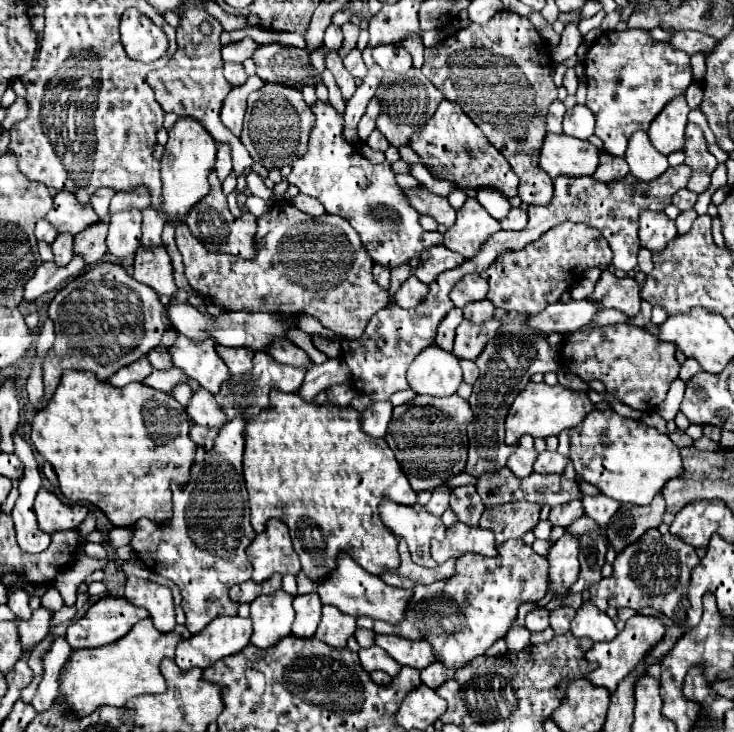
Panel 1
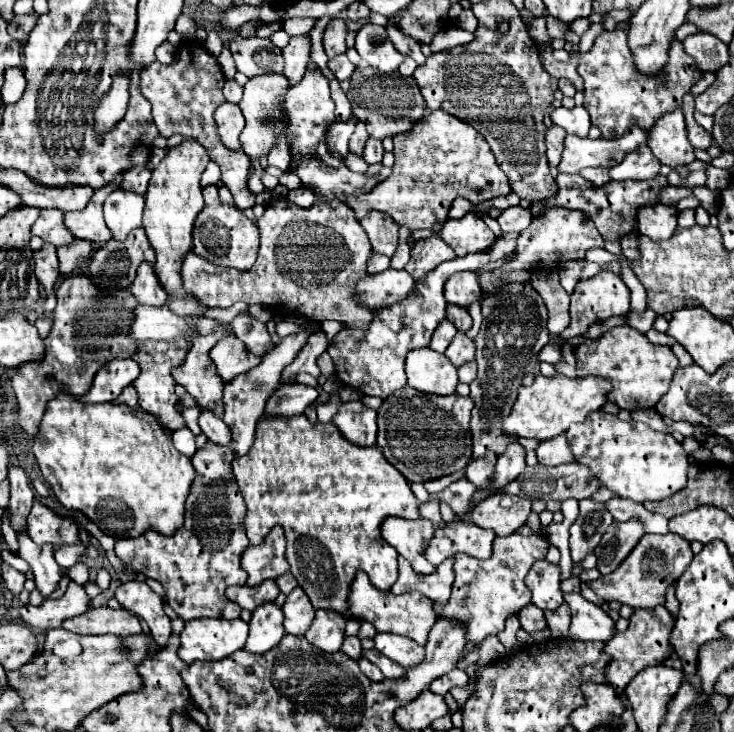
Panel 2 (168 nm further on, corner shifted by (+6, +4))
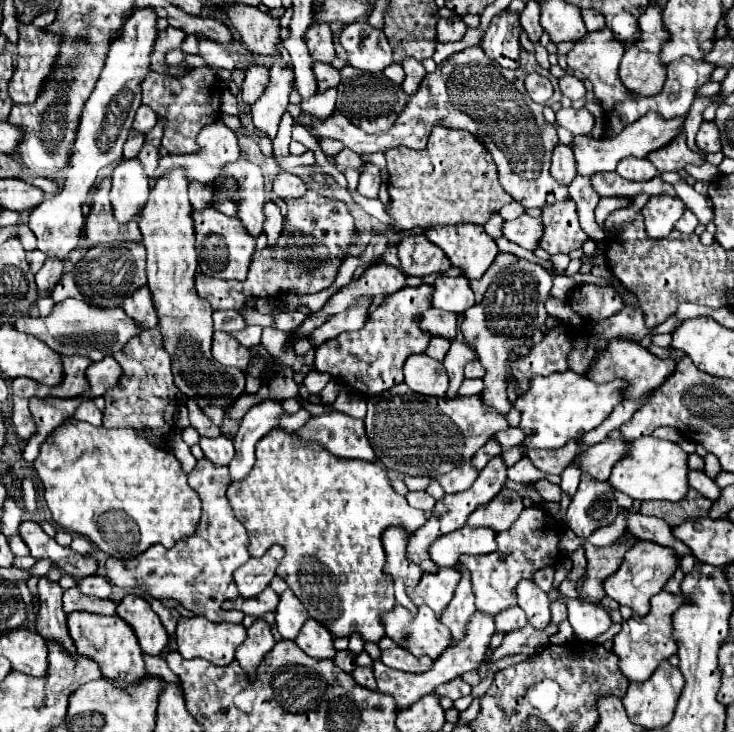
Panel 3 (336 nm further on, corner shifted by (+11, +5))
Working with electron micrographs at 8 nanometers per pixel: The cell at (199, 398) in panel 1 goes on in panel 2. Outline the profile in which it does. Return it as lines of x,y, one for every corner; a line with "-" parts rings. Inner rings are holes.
202,411
200,427
202,427
202,433
208,437
208,441
212,441
216,445
228,445
232,439
230,429
226,427
226,423
216,413

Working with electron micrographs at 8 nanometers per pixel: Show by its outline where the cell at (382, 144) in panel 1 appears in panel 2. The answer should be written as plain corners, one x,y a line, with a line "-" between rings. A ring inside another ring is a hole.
370,139
366,143
366,151
364,151
364,159
368,165
376,165
382,163
382,155
384,155
384,147
378,139

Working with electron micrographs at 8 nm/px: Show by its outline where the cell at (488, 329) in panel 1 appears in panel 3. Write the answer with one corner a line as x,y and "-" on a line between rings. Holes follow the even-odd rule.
453,340
451,342
451,348
443,360
443,366
449,374
449,390
447,390
447,398
455,398
457,396
457,388
461,386
463,382
463,368
467,362
475,360
475,352
473,348
469,348
465,342
459,342
459,340

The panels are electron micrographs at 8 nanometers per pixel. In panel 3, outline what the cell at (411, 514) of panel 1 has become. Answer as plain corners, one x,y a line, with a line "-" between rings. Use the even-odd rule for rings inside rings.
389,526
385,534
381,534
383,548
387,554
387,566
385,572
393,576
395,580
395,598
397,604
409,608
413,614
417,614
417,606
413,606
411,598
407,598
405,588
417,586
417,582
423,576
423,570
409,560
407,556
407,544
409,544
409,530
401,530
401,526

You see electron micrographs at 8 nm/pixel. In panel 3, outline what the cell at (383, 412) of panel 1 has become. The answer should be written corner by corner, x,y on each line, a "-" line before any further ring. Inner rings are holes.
329,412
313,416
299,432
303,440
321,442
331,454
339,458
375,460
373,448
365,438
365,422
343,412

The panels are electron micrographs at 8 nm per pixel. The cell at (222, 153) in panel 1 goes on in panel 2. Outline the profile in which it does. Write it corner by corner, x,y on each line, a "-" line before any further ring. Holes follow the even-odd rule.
208,163
208,167
206,167
204,173
202,173
200,185
206,187
206,185
218,185
218,183
220,183
220,171
218,171
218,165
216,165
216,163

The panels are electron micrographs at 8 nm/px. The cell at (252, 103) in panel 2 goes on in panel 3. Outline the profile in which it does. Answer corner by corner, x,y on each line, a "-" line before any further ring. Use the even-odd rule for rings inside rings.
251,64
245,72
245,80
243,80
243,86
241,86
243,102
247,106
251,106
263,94
267,84
269,84
269,68
259,66
259,64

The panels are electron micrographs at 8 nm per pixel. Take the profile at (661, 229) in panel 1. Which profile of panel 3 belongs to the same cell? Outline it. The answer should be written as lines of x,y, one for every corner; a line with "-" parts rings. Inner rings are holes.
651,196
641,210
647,234
651,238
665,238
673,230
675,222
681,218
685,204
677,196

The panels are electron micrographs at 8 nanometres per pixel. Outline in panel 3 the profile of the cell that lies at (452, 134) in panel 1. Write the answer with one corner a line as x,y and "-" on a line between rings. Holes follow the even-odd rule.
435,126
427,148
389,148
385,158
389,172
389,202
385,204
385,212
391,216
395,230
457,222
483,224
491,210
501,210
501,206
513,200
497,180
497,168
489,150
465,130

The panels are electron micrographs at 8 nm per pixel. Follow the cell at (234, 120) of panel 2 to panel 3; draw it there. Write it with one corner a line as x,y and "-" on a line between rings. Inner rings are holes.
219,118
219,122
209,122
209,126
203,126
203,130
197,136
197,144
199,144
199,152
197,154
185,154
185,156
164,156
159,160
159,166
151,178
151,184
155,184
157,178
165,176
167,170
181,166
187,170
187,178
189,182
197,180
201,184
211,184
217,176
223,164
227,162
235,162
239,158
239,144
237,144
237,134

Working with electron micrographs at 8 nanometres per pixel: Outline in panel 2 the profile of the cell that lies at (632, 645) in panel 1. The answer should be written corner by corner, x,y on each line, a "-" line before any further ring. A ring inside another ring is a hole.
658,605
653,611
636,609
636,611
632,613
632,617
630,617
630,627
628,627
624,633
616,633
616,635
606,643
606,653
612,657
610,665
606,667
606,677
608,677
608,683
610,683
620,695
624,693
626,685
628,685
642,669
646,669
646,667
650,667
650,665
660,665
664,659
668,659
668,657
674,653
674,647
672,647
672,643
670,643
670,631
672,631
674,622
674,618
664,605

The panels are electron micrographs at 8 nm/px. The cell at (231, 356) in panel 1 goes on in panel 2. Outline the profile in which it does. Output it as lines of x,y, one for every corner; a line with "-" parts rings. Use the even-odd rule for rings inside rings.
234,335
220,339
210,349
210,359
216,365
216,373
224,381
232,381
242,371
250,371
260,363
260,357
250,353
242,341
238,341

